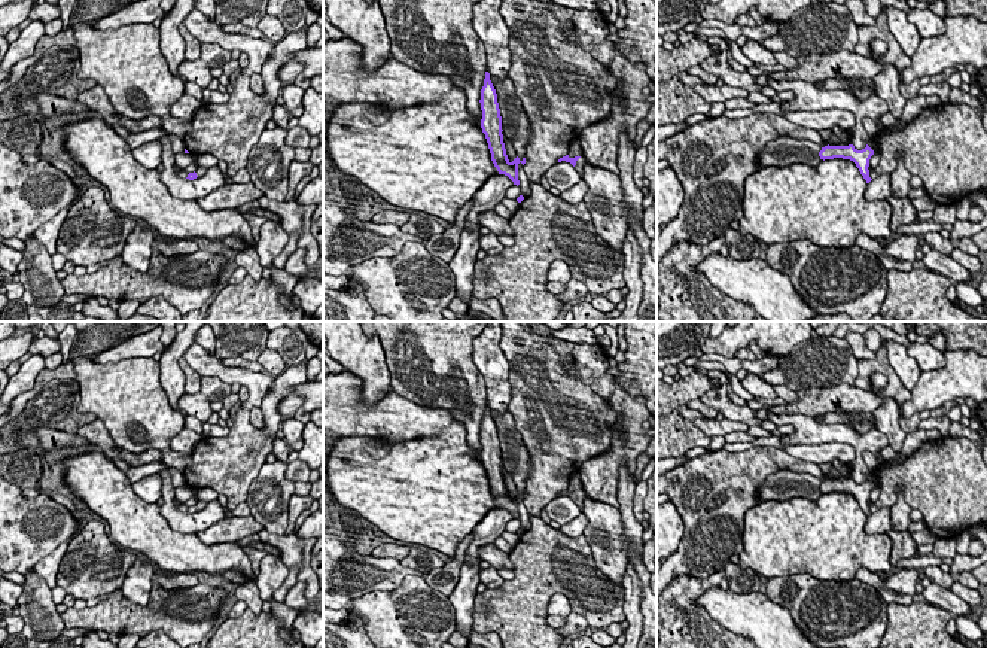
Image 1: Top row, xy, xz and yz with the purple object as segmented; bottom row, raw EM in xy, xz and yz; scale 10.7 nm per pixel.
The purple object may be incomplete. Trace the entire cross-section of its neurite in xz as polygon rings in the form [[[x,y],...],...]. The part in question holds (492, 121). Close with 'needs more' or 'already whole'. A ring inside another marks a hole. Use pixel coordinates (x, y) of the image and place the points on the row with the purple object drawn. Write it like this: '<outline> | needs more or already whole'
[[[485,72],[484,86],[481,89],[481,128],[485,134],[488,149],[491,153],[491,161],[497,168],[499,174],[508,176],[514,185],[520,185],[518,180],[518,164],[526,164],[526,158],[520,159],[518,156],[511,162],[506,155],[503,134],[502,134],[502,116],[497,103],[496,89],[490,80],[490,73]]] | already whole

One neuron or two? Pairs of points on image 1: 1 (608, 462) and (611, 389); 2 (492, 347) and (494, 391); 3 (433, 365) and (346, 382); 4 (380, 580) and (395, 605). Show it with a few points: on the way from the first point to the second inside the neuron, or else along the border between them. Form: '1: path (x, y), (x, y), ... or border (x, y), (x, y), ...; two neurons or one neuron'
1: path (627, 446), (627, 408); one neuron
2: path (492, 358), (494, 380); one neuron
3: border (390, 389), (422, 405); two neurons
4: border (419, 577), (352, 599); two neurons

